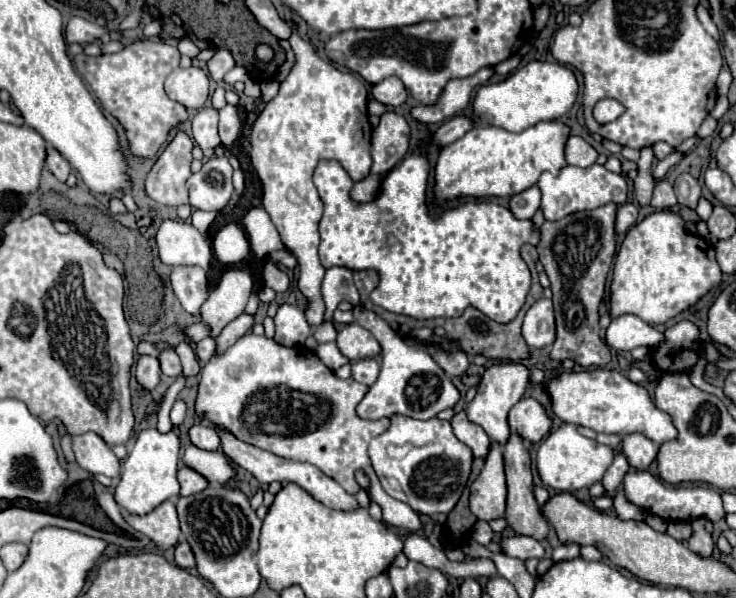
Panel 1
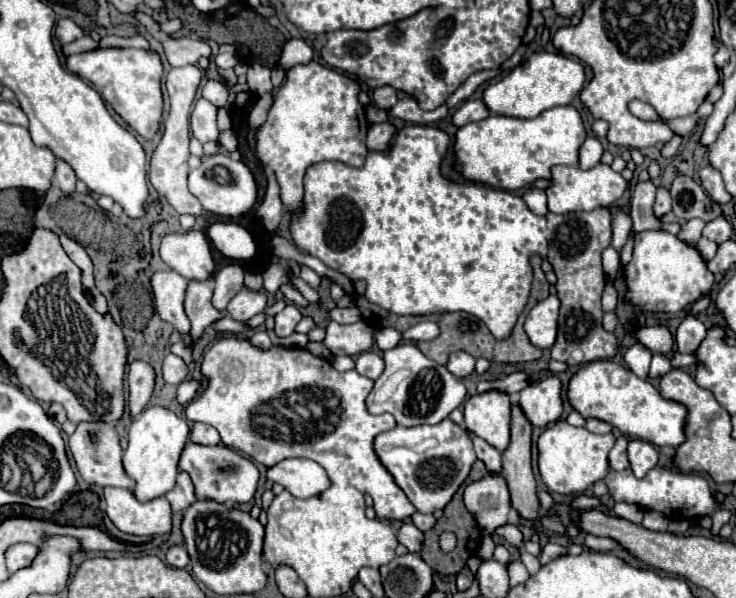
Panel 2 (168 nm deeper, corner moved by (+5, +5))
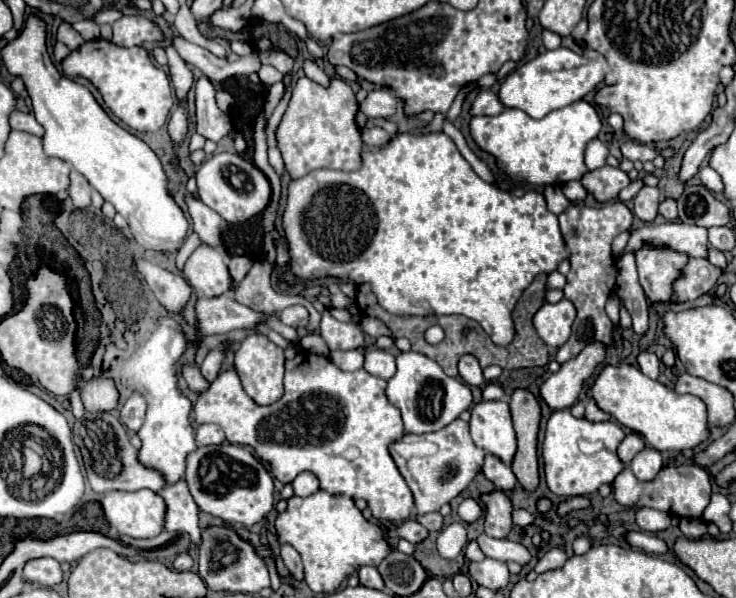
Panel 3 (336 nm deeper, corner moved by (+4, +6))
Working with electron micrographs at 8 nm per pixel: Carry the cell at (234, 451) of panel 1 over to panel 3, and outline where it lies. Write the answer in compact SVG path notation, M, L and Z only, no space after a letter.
M301 472L293 482L291 482L293 490L297 496L309 496L313 492L319 490L319 480L313 472Z

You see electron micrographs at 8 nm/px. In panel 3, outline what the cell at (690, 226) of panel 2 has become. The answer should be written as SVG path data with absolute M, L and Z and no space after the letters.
M665 222L665 224L645 224L635 230L629 238L625 252L635 252L645 242L655 246L671 246L677 252L685 252L691 258L707 258L707 230L703 226L691 226L683 222Z

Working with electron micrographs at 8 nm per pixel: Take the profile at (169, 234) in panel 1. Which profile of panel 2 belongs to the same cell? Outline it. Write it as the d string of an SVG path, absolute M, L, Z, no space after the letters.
M204 231L166 235L160 245L160 257L166 265L190 281L210 281L214 277L216 265Z

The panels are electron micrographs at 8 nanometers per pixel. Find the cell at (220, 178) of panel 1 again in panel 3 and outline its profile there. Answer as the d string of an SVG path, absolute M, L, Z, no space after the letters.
M229 152L213 154L207 162L201 164L197 170L197 192L209 208L213 208L223 220L231 224L249 220L251 216L263 212L271 202L271 184L265 174L257 166L243 160L239 154Z

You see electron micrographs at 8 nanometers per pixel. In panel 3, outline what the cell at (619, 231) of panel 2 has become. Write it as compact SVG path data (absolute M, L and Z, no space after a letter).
M625 252L617 262L617 290L615 294L623 300L625 308L629 310L633 318L633 330L637 334L645 334L649 328L649 306L643 288L637 280L637 268L635 268L635 256L631 252Z

